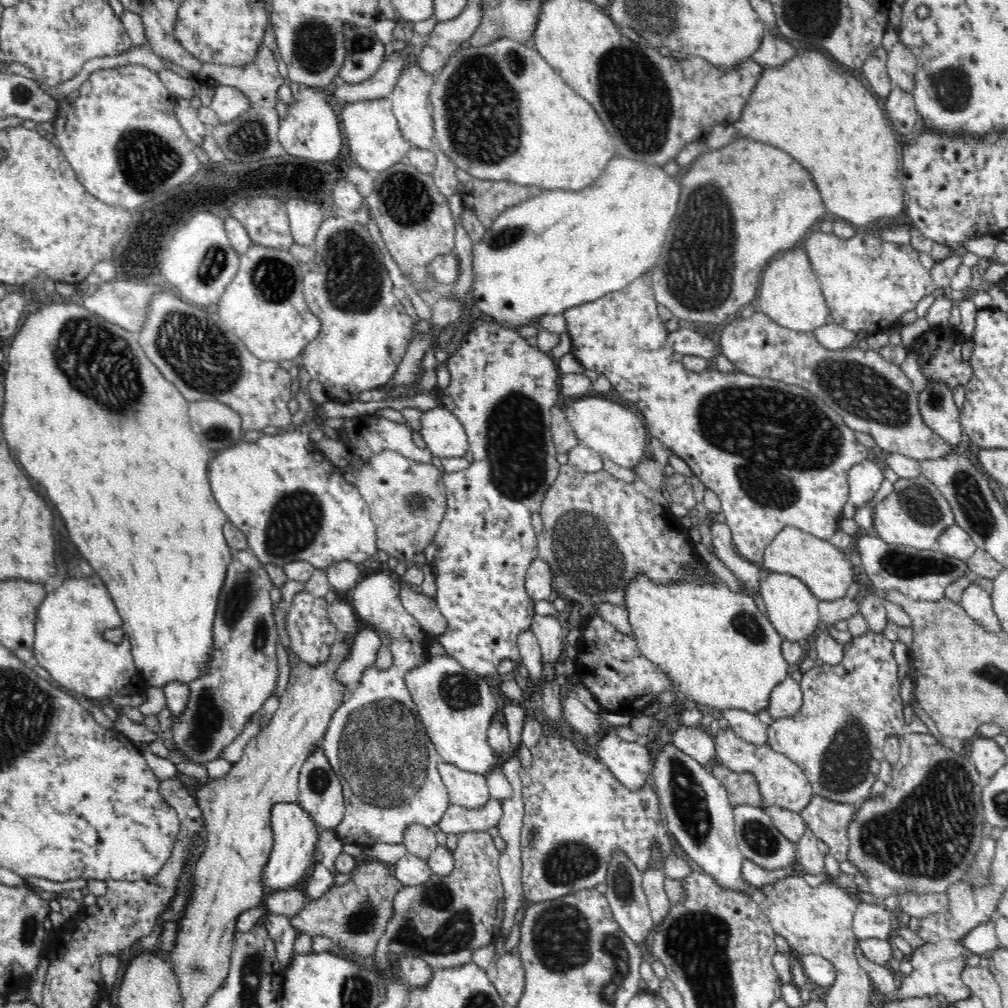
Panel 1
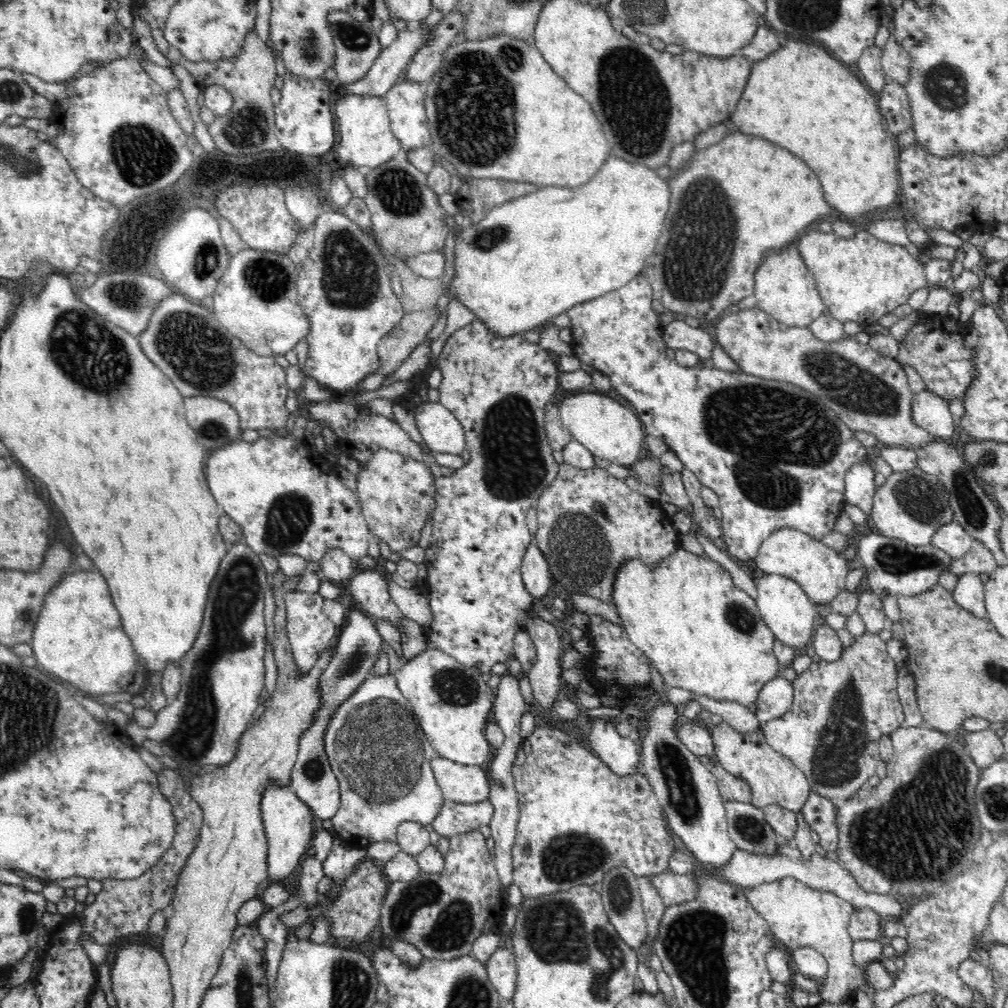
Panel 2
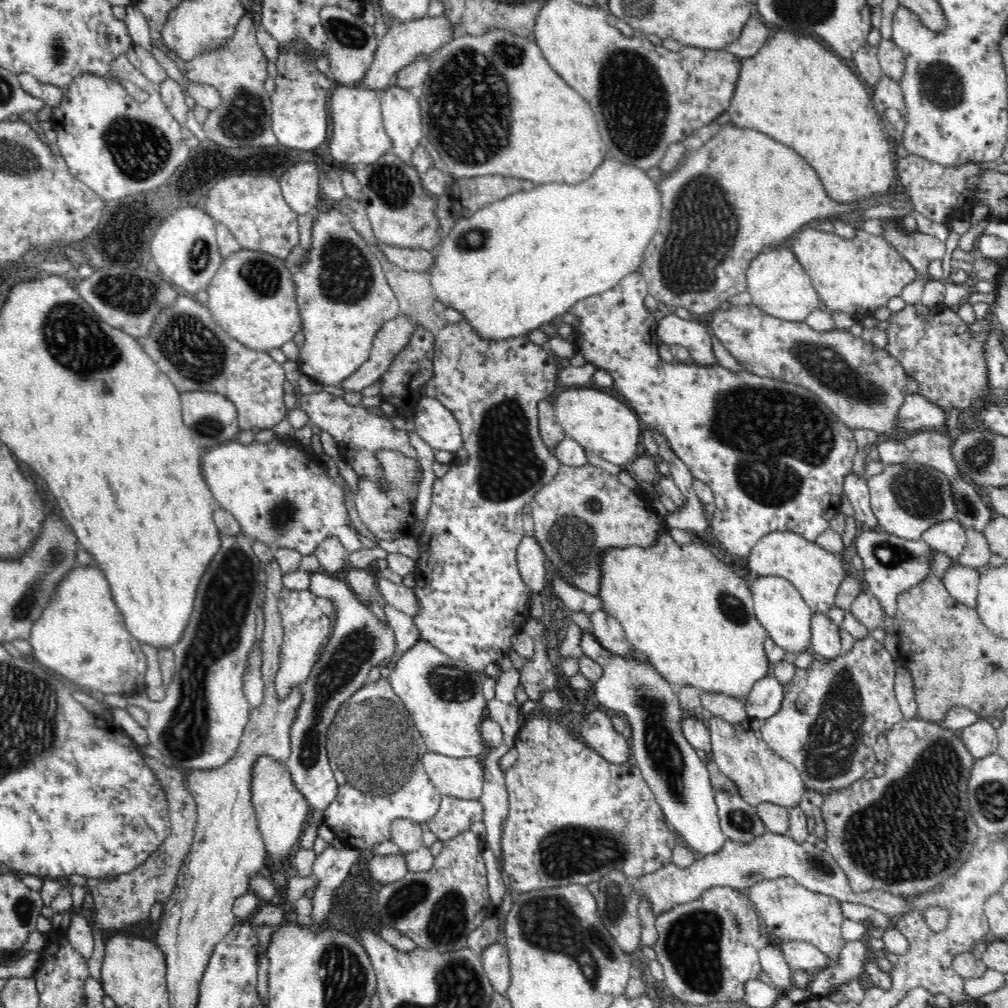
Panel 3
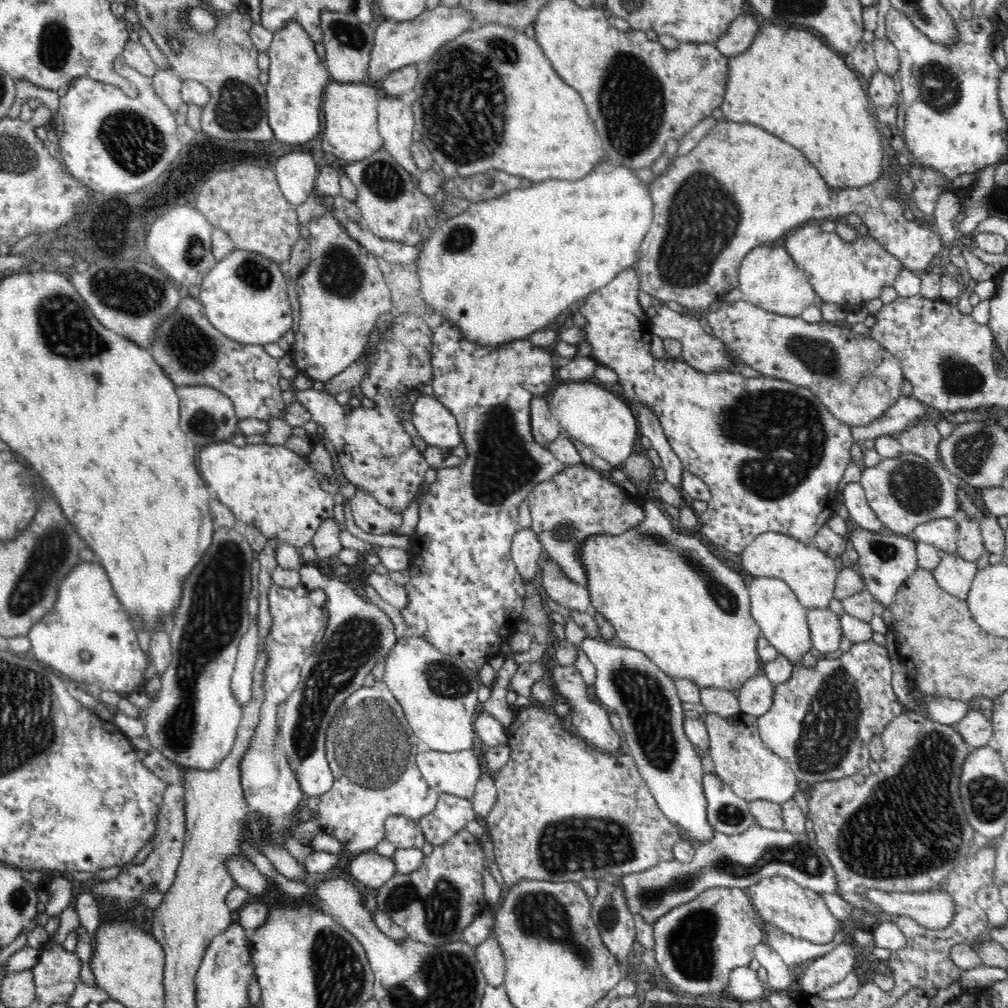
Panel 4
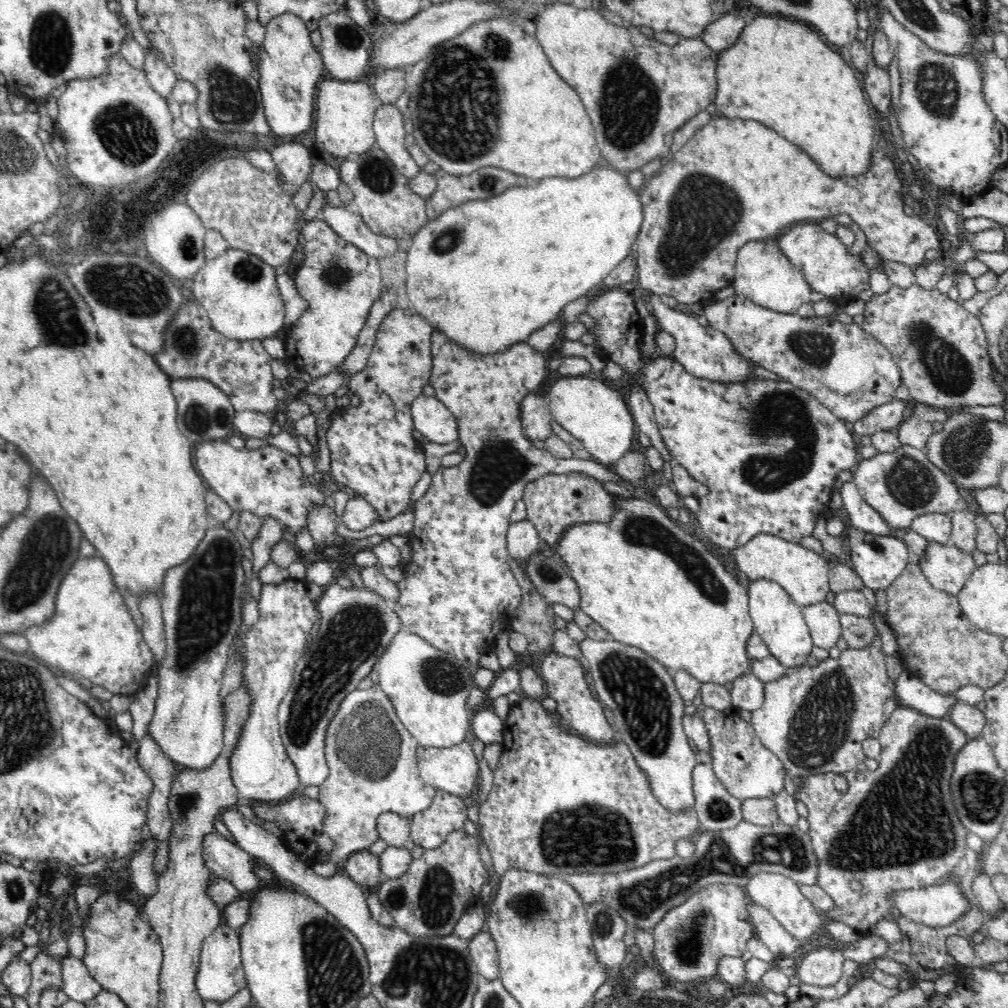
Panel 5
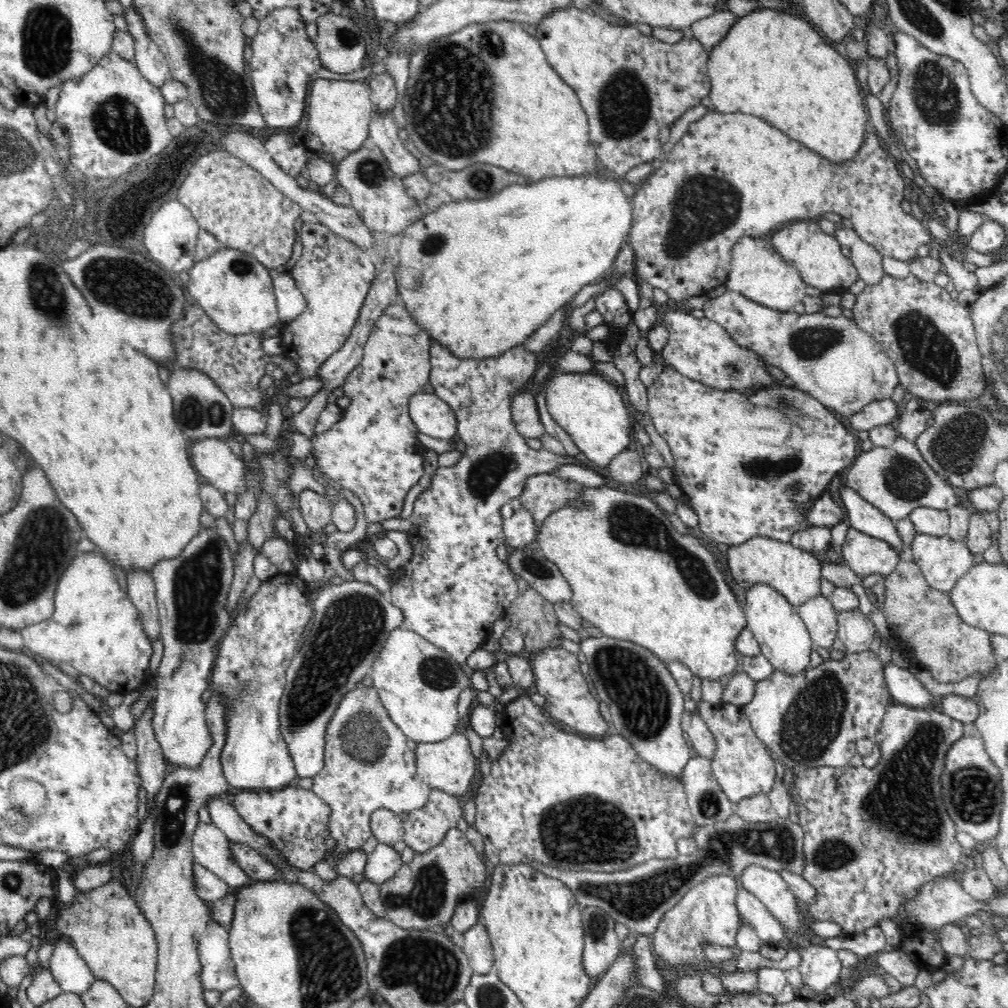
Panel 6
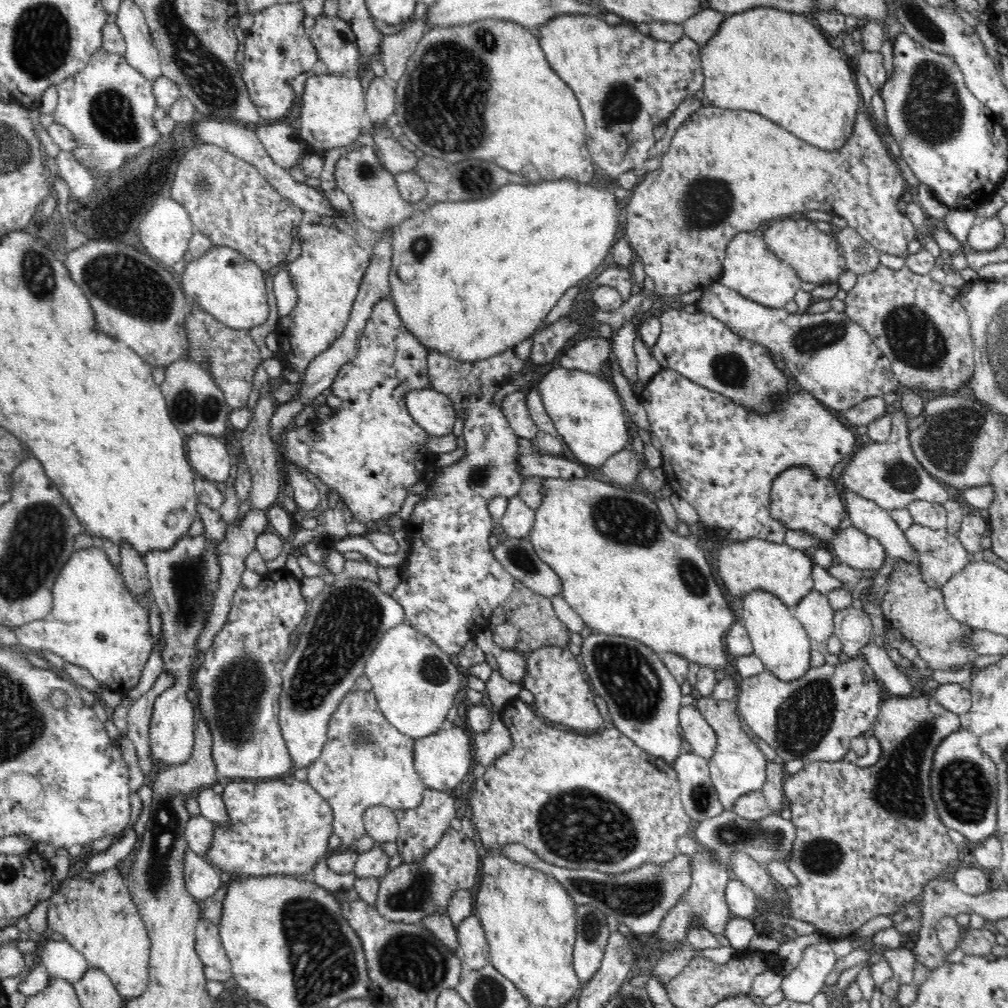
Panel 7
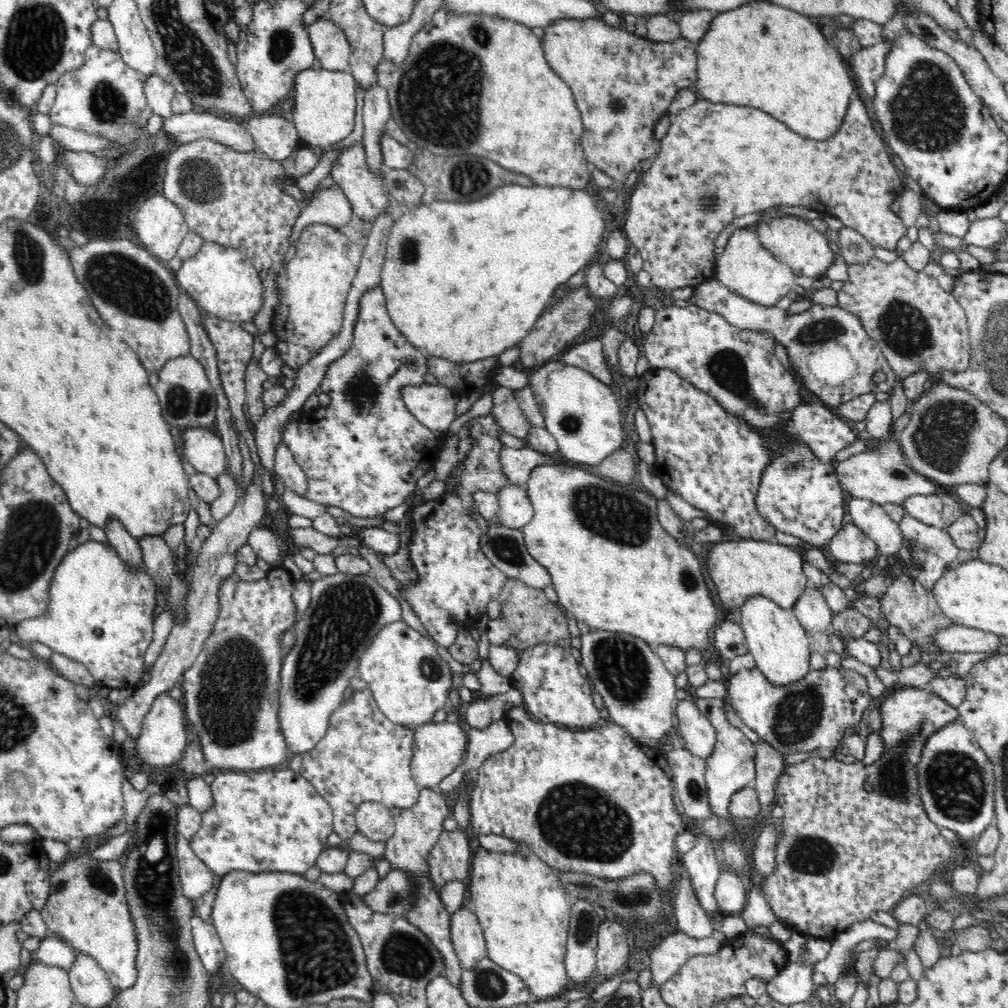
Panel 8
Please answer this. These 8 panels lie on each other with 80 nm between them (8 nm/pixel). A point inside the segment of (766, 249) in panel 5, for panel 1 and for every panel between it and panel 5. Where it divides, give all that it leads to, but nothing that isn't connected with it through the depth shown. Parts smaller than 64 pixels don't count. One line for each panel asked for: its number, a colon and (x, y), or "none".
1: (790, 293)
2: (784, 288)
3: (777, 283)
4: (768, 277)

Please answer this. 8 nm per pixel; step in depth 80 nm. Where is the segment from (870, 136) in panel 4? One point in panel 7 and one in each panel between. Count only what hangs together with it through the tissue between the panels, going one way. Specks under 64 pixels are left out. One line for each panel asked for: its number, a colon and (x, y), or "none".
5: (779, 72)
6: (772, 64)
7: (776, 63)

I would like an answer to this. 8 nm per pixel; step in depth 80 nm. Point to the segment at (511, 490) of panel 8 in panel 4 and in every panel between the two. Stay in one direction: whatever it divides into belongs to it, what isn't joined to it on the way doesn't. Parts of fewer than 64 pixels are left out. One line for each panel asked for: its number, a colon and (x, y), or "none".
4: (527, 553)
5: (523, 540)
6: (520, 530)
7: (517, 521)

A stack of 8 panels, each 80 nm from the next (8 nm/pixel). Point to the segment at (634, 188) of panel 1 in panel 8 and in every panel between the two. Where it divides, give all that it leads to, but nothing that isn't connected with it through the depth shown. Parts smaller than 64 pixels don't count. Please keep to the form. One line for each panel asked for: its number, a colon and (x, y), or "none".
2: (528, 260)
3: (514, 265)
4: (504, 269)
5: (489, 273)
6: (480, 276)
7: (470, 279)
8: (464, 281)

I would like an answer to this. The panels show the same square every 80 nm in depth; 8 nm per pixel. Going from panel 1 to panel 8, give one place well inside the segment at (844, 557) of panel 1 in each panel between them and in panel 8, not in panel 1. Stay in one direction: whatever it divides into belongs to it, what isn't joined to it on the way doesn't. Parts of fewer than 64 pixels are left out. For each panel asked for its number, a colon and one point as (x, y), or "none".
2: (821, 571)
3: (816, 573)
4: (810, 572)
5: (804, 574)
6: (794, 572)
7: (742, 567)
8: (740, 569)

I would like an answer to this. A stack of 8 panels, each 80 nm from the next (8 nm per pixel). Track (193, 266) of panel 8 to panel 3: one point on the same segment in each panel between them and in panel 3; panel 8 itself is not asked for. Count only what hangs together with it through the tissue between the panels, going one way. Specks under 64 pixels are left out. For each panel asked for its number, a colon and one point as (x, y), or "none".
3: (252, 298)
4: (245, 295)
5: (240, 293)
6: (236, 291)
7: (225, 284)

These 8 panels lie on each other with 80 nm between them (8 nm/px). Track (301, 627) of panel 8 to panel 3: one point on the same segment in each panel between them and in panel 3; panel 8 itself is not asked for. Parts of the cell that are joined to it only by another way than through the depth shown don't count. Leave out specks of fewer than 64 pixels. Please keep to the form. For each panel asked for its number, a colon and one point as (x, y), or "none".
3: (359, 642)
4: (358, 633)
5: (355, 626)
6: (350, 622)
7: (344, 621)

